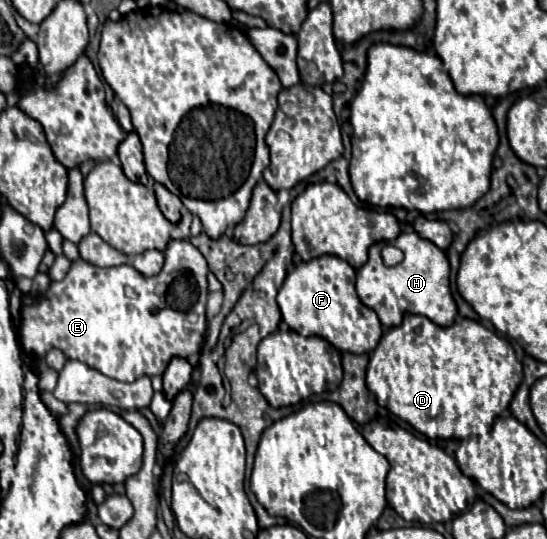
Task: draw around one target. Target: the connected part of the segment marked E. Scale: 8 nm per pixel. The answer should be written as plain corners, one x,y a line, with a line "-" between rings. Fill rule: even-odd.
188,240
168,242
164,266
156,276
144,276
128,264
100,268
76,260
66,278
52,282
38,304
24,306
20,342
38,360
50,348
60,348
66,358
80,360
120,382
160,376
170,358
188,358
200,352
206,334
206,274
204,256

